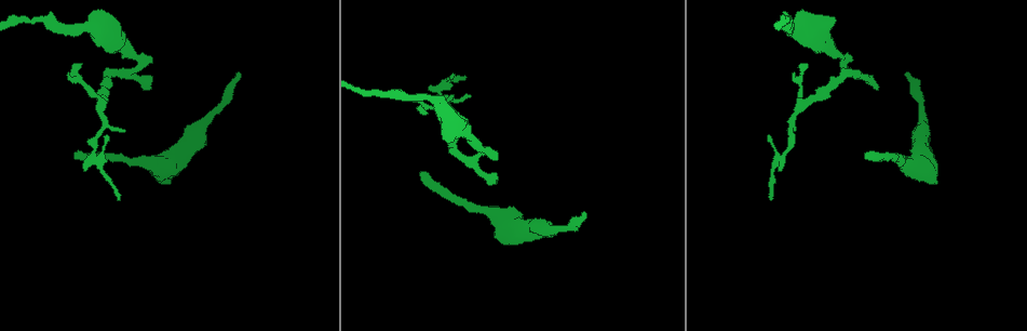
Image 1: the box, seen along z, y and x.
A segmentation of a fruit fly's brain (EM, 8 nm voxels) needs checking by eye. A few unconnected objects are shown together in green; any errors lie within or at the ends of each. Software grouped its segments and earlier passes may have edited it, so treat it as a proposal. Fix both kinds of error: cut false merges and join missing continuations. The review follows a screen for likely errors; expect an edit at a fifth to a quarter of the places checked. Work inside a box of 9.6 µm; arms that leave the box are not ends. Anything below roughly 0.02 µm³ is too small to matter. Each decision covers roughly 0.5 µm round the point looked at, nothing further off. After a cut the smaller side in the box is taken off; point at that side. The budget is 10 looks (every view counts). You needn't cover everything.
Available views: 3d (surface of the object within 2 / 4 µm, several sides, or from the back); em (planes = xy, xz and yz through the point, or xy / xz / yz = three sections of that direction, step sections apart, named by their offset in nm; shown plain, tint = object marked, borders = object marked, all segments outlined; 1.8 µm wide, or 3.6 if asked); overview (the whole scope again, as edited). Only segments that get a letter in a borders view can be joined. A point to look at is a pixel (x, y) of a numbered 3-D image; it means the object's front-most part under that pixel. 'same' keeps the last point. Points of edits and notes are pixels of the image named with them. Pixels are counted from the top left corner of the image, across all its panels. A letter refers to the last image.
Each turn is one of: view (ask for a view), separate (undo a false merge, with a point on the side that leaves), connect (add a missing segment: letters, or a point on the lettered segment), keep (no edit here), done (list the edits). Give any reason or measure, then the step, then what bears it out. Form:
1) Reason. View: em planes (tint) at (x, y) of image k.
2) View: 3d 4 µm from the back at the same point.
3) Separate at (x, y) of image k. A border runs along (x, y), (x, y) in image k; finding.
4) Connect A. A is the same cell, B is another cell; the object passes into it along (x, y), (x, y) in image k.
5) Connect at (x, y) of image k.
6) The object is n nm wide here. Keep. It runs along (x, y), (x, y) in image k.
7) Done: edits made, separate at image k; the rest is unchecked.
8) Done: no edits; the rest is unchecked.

View: 3d 4 µm at (147, 90) of image 1.

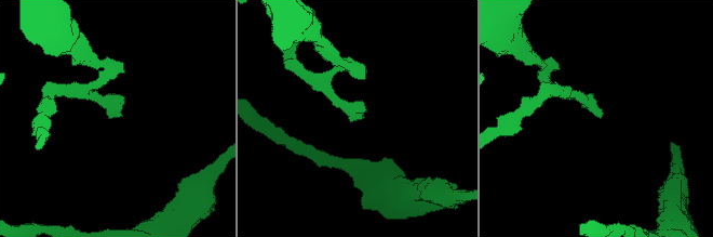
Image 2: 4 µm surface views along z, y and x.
View: em xz step 16 (tint) at (362, 117) of image 2.

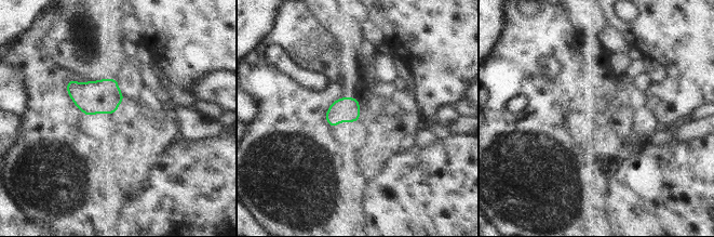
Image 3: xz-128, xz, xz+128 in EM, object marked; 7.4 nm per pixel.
Cut it another way. View: em planes (borders) at the same point.

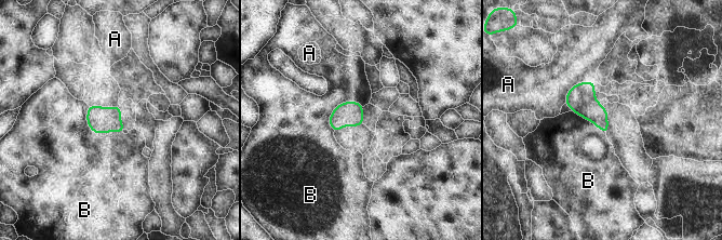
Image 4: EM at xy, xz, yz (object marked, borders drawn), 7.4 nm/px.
The longest contact is with B, 320 nm. Keep. A and B are other cells; a border runs along (88, 106), (95, 133), (122, 132) in image 4; no lettered segment goes on from it.

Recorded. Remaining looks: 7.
Thick end. View: em xy step 4 (tint) at (803, 44) of image 1.

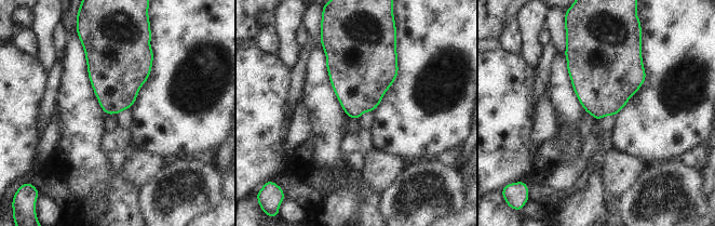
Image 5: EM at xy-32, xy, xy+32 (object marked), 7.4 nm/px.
View: em planes (borders) at the same point.

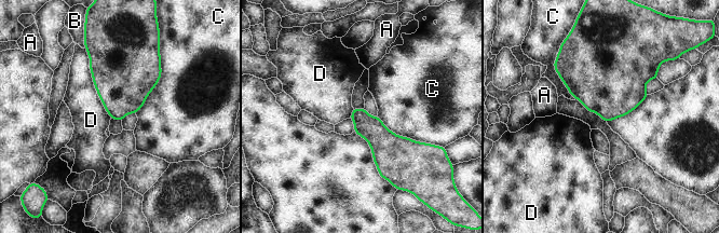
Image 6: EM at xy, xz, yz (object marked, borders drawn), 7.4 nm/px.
Keep. A, B, C and D are other cells; none of them fits.

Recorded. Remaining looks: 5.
End of a long branch. View: 3d 4 µm at (75, 152) of image 1.

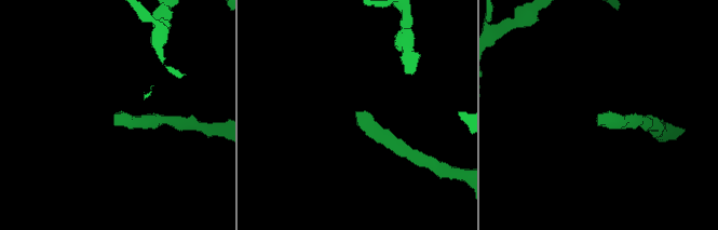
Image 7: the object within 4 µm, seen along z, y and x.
View: em 3.6 µm xz step 8 (tint) at (119, 118) of image 7.

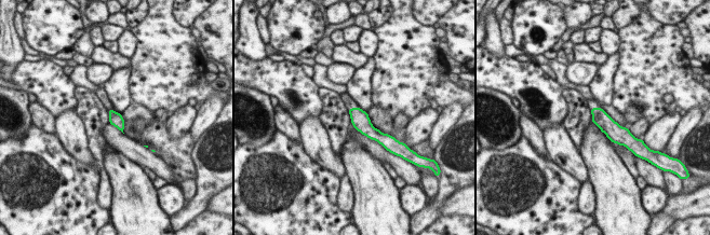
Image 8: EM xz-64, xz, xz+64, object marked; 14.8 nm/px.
Another direction. View: em 3.6 µm planes (borders) at the same point.

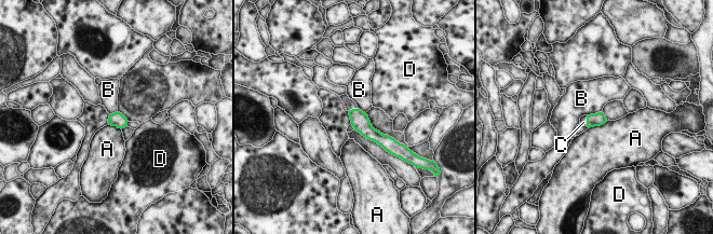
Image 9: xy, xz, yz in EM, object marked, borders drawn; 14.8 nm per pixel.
The object is 190 nm wide here. Connect C. C is the same cell, A, B and D are other cells; the object passes into it along (599, 119), (587, 121), (583, 119) in image 9; the neuron continues.

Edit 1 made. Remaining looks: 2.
Done: edits made, connect at image 9; the rest is unchecked.

